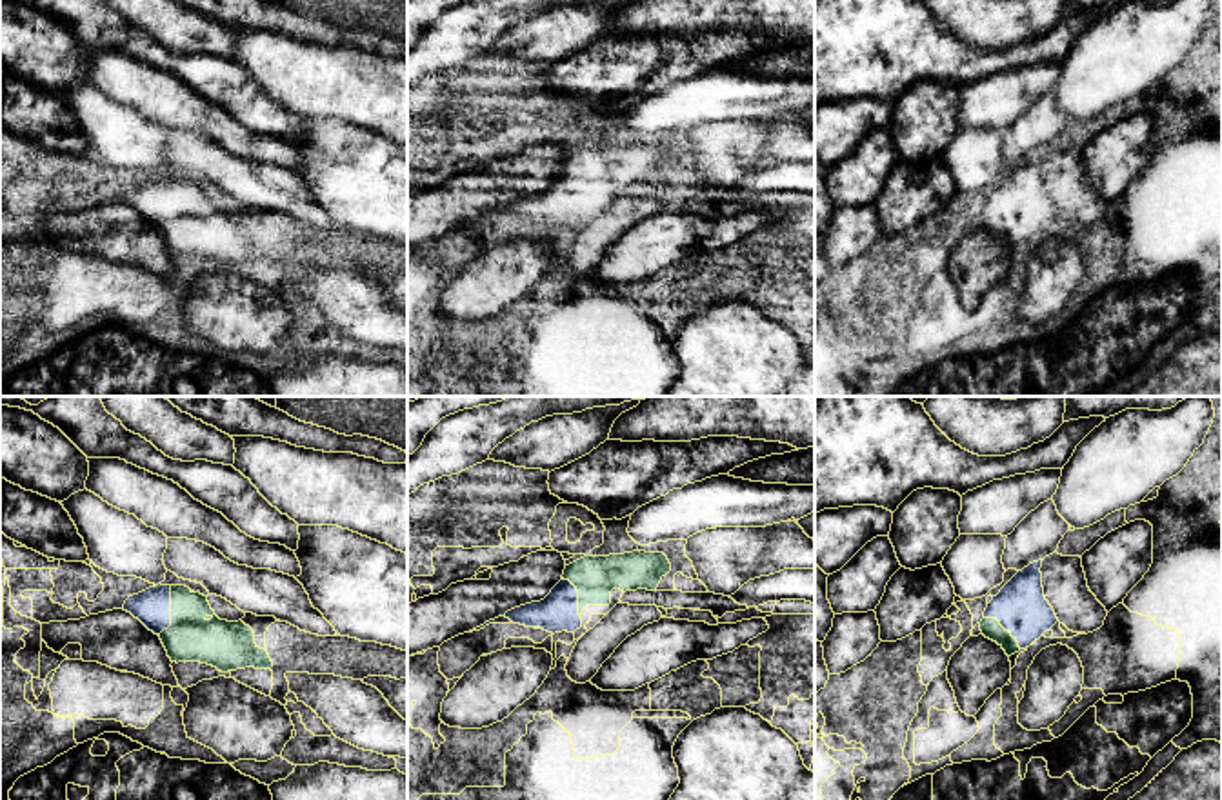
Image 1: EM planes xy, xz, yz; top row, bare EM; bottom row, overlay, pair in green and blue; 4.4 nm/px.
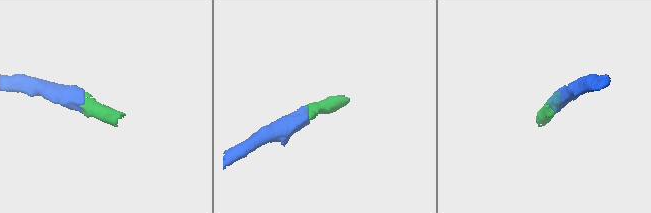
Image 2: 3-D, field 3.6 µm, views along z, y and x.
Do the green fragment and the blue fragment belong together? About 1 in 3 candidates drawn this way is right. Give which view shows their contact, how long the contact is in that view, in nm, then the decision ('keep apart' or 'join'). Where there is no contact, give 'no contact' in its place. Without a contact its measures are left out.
contact in xy; length 240 nm; join

